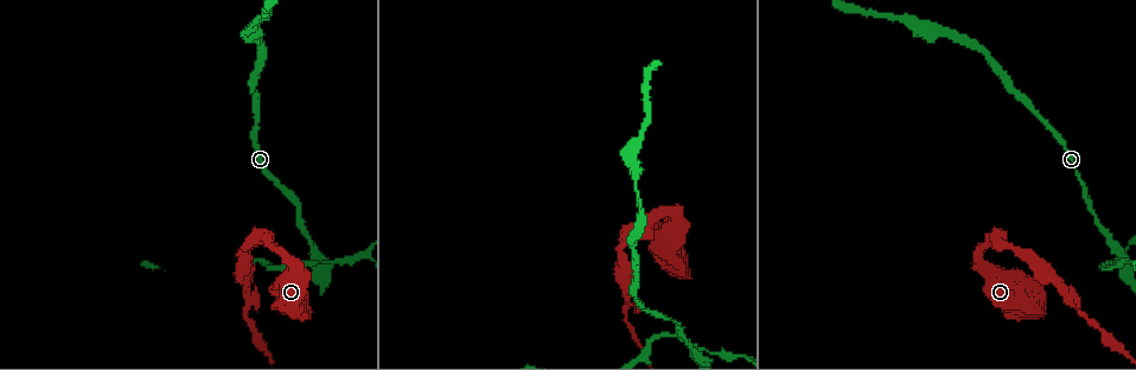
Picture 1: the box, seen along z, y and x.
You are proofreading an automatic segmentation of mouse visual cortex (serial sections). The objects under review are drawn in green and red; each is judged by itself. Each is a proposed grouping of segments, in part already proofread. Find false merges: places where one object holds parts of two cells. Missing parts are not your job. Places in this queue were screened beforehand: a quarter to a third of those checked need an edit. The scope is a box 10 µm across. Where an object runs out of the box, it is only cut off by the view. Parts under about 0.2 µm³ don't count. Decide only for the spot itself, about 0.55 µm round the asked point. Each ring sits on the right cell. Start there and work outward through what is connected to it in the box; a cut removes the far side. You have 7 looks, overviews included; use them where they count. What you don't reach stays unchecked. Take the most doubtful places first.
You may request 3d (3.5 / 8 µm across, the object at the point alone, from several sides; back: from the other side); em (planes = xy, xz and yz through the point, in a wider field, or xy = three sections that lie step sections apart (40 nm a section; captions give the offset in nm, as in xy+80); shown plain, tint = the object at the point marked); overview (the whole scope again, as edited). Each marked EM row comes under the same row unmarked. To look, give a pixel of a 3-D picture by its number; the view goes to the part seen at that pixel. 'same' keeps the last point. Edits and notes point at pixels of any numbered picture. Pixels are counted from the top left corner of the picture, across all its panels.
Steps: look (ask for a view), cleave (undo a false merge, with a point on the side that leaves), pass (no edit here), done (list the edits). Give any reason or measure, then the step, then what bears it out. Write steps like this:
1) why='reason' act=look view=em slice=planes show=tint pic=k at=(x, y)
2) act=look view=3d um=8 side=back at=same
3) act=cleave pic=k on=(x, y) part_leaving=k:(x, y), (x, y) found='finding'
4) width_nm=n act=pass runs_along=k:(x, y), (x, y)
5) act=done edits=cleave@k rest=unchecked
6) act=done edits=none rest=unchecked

why='abrupt turn' act=look view=3d um=3.5 pic=1 at=(316, 264)

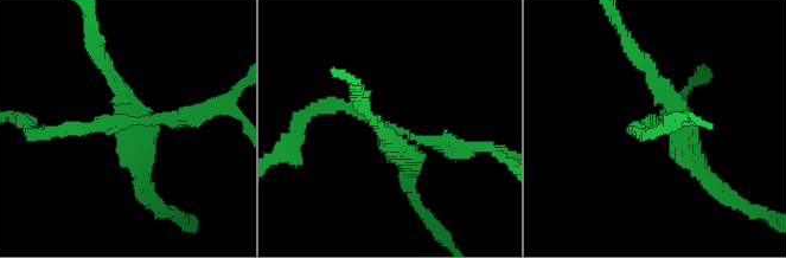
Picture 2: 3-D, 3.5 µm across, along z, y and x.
why='now the EM' act=look view=em slice=xy step=5 show=tint pic=2 at=(393, 127)

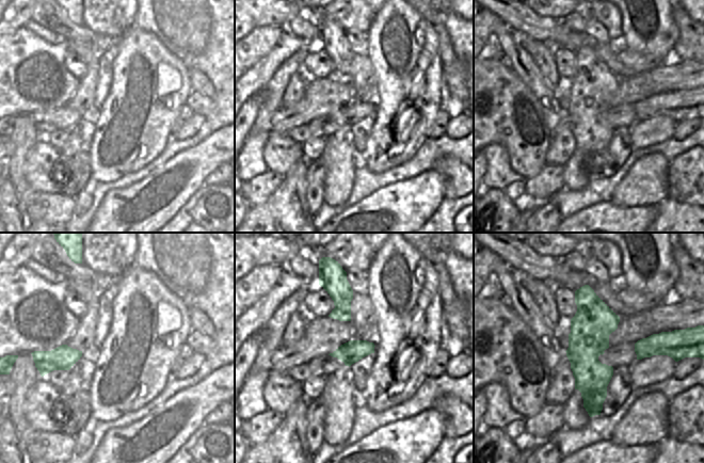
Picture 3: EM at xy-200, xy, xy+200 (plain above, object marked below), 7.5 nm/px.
act=cleave pic=2 on=(193, 121) part_leaving=2:(133, 124), (38, 131) found='two cells meet here'

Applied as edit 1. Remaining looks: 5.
why='abrupt turn' act=look view=3d um=3.5 pic=1 at=(286, 259)

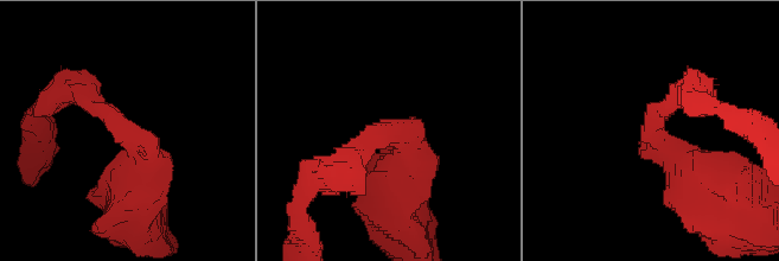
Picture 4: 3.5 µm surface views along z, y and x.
why='shape alone is not enough' act=look view=em slice=xy step=5 show=tint pic=4 at=(130, 132)

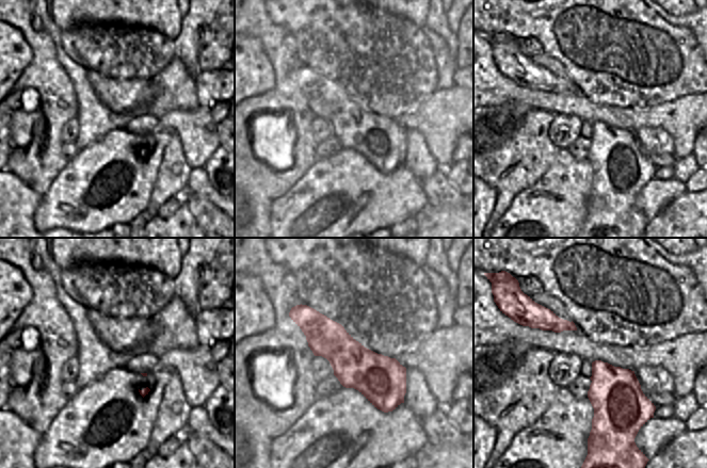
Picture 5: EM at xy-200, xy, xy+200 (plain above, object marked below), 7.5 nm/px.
arm_widths_nm=250,600 act=pass runs_along=5:(302, 310), (401, 400) found='continuous, no second cell'

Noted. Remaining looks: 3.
act=look view=3d um=8 pic=1 at=(1063, 292)

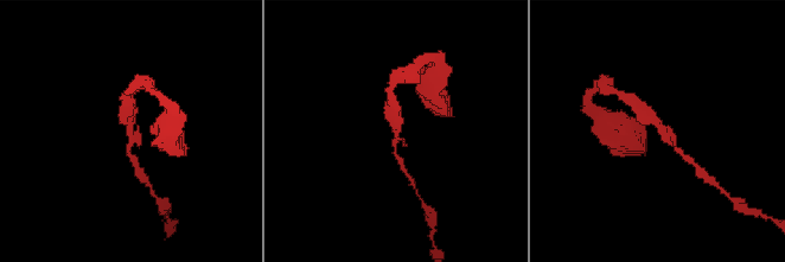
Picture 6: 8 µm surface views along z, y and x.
why='closer look' act=look view=3d um=3.5 at=same

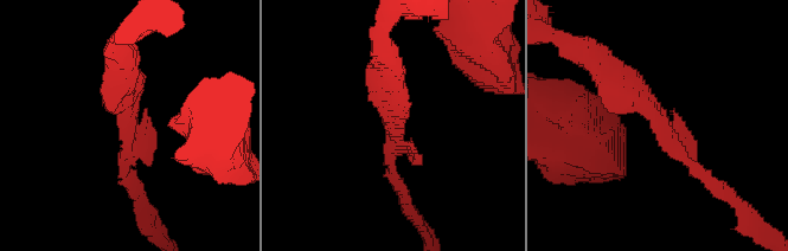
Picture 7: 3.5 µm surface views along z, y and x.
act=look view=em slice=xy step=3 show=tint pic=7 at=(126, 127)

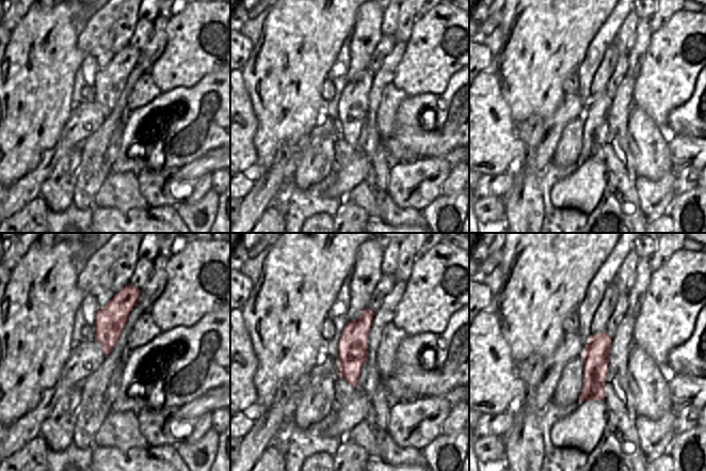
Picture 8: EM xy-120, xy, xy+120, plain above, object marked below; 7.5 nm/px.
width_nm=220 act=pass runs_along=7:(604, 71), (711, 184) found='all the same cell'

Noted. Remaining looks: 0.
act=done edits=cleave@2 rest=unchecked

